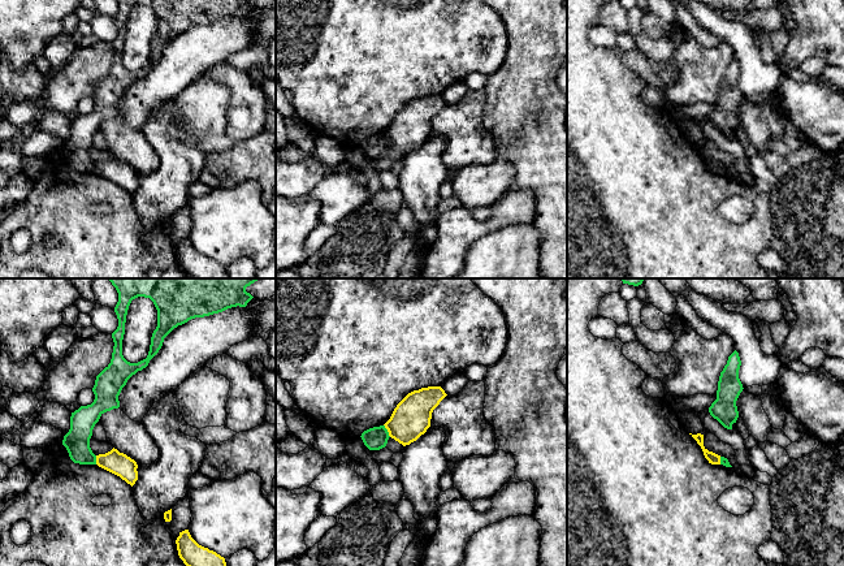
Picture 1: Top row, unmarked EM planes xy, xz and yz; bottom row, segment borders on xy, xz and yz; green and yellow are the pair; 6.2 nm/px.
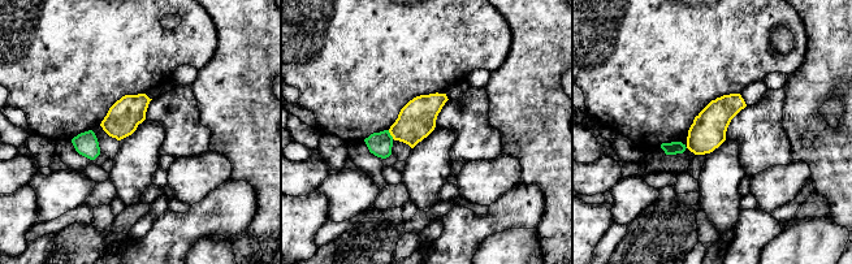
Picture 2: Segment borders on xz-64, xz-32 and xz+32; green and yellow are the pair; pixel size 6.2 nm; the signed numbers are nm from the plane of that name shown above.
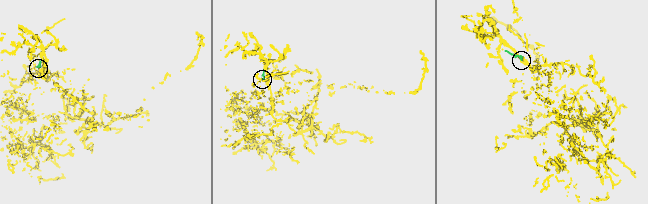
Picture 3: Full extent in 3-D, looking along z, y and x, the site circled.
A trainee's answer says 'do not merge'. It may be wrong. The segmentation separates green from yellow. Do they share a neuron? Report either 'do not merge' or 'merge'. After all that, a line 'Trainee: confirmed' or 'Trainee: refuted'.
do not merge
Trainee: confirmed

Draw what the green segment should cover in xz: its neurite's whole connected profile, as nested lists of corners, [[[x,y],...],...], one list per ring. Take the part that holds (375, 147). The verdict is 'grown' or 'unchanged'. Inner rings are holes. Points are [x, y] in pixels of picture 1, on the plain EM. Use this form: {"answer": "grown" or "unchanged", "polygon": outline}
{"answer": "unchanged", "polygon": [[[380,134],[364,139],[360,146],[369,159],[380,159],[386,155],[390,144],[385,134]]]}

